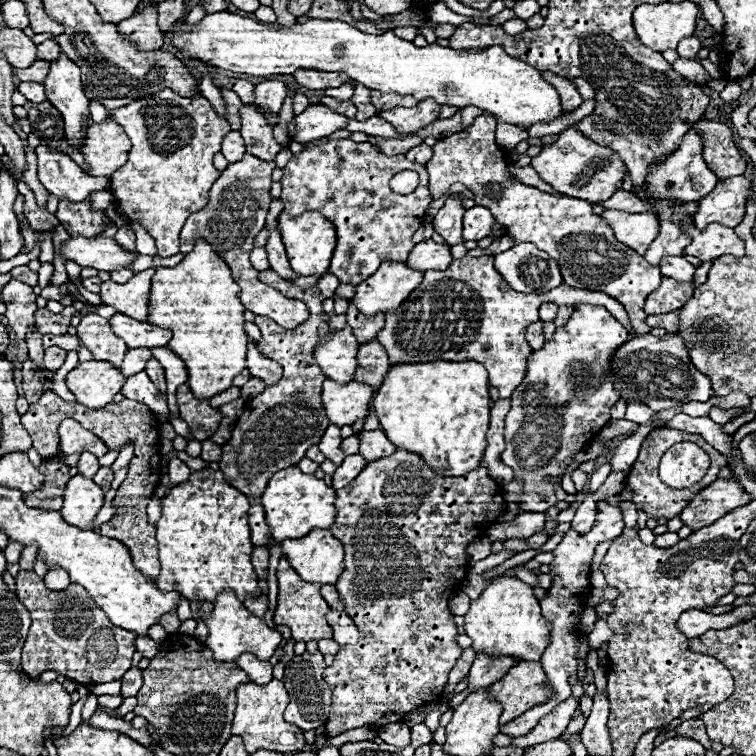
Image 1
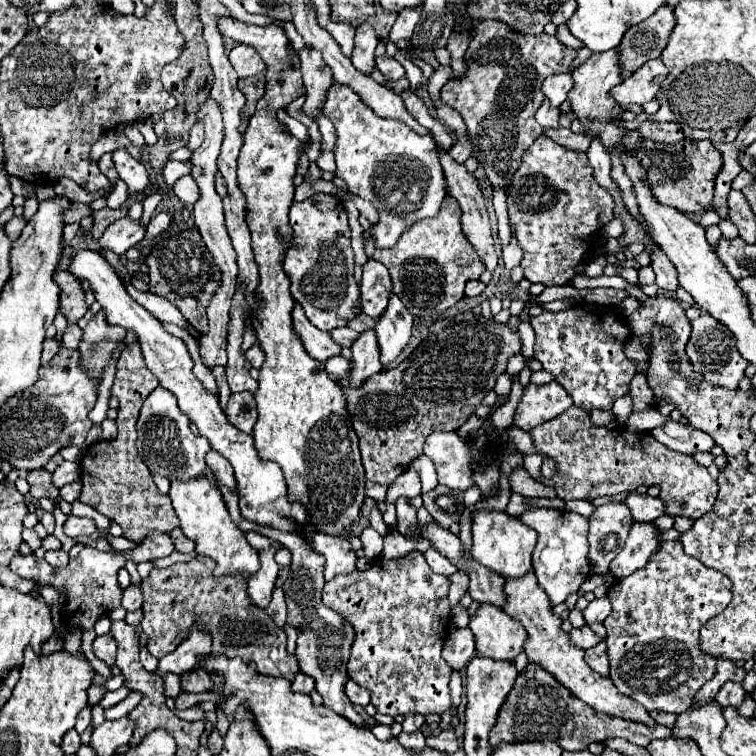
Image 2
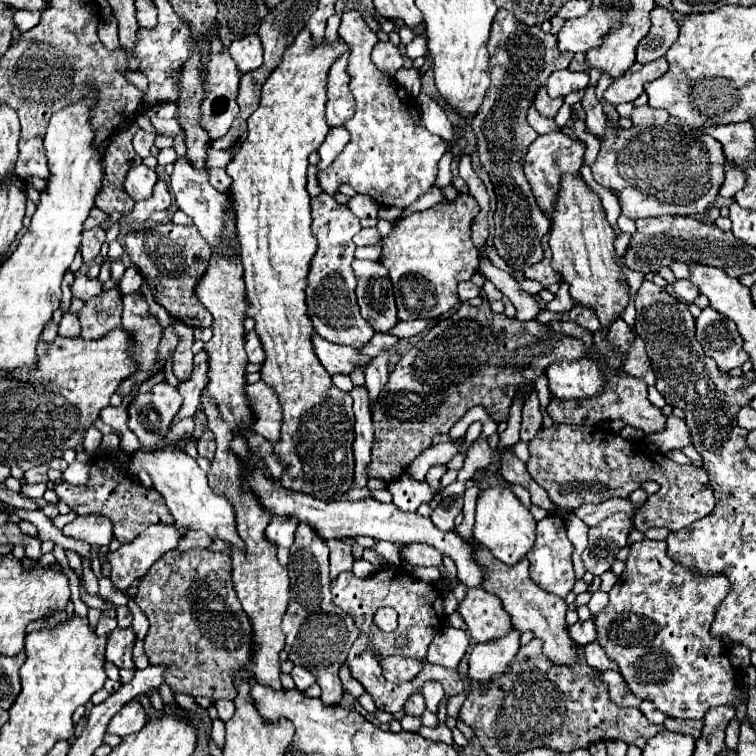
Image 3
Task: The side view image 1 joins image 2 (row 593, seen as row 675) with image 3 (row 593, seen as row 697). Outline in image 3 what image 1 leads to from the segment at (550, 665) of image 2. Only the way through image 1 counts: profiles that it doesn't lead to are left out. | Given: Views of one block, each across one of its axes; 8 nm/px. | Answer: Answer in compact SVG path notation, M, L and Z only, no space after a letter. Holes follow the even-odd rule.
M476 546L474 556L486 568L486 578L484 578L482 588L496 594L502 600L504 610L510 614L510 618L514 622L514 630L518 630L520 634L530 630L534 634L534 638L540 638L544 642L542 652L548 658L552 658L554 664L574 664L578 654L576 654L574 642L568 636L568 624L566 624L568 606L560 596L544 592L540 586L536 586L530 580L528 558L522 558L520 564L506 566L506 564L500 564L500 560L496 560L492 554L488 554L488 550L484 550L482 546Z

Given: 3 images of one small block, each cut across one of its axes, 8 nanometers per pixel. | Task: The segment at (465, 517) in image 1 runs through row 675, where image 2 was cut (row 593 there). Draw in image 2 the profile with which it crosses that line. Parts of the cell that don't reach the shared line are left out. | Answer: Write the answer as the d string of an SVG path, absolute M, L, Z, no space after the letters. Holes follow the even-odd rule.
M414 550L402 558L394 558L394 560L388 560L388 558L376 558L372 562L372 566L364 572L356 570L356 572L350 572L350 574L340 574L340 576L334 576L330 582L324 584L324 604L328 604L328 608L332 608L334 612L338 612L344 620L350 622L350 626L354 628L354 644L352 644L352 654L350 654L350 660L348 660L348 676L362 688L370 690L372 692L372 704L378 708L380 714L388 714L388 716L406 716L406 714L422 714L422 716L428 716L428 714L442 714L446 712L450 706L452 706L452 700L450 700L450 688L448 688L448 680L450 680L450 672L452 668L444 662L442 658L442 644L444 644L444 638L448 634L448 622L450 622L450 606L448 606L448 588L450 588L450 580L442 574L436 574L428 564L426 564L426 558L422 552Z

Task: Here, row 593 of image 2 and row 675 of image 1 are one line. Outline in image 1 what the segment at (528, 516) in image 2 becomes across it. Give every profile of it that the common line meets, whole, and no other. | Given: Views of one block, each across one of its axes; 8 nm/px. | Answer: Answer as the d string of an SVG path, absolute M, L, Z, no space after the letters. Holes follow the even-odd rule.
M598 500L598 514L596 514L596 522L592 526L590 532L586 534L580 534L576 530L568 530L562 538L562 542L552 550L554 554L554 560L550 562L550 574L552 574L552 584L550 588L546 590L546 596L540 600L540 606L542 606L542 614L546 620L550 620L552 624L552 632L550 632L550 644L548 648L544 650L542 658L540 658L540 664L546 672L546 688L550 688L554 692L554 696L550 700L546 700L544 704L538 704L534 708L530 708L528 712L524 712L520 718L508 722L506 726L500 728L502 734L508 734L512 738L520 738L520 736L526 736L532 732L532 728L538 726L538 722L548 716L560 702L564 702L566 698L570 698L570 684L568 684L568 678L578 674L578 640L580 640L580 620L582 620L582 614L584 610L588 608L588 594L592 592L592 586L590 586L590 562L592 562L592 556L594 556L594 550L600 542L606 542L606 540L612 540L616 538L622 530L624 530L624 520L622 520L622 512L608 504L606 500Z

